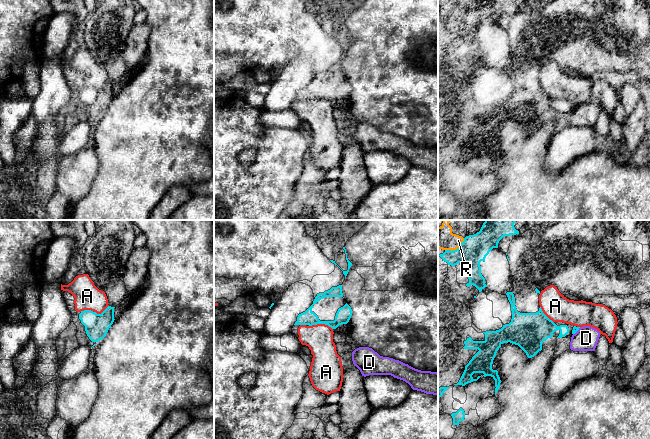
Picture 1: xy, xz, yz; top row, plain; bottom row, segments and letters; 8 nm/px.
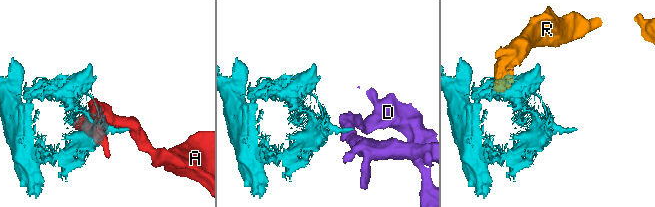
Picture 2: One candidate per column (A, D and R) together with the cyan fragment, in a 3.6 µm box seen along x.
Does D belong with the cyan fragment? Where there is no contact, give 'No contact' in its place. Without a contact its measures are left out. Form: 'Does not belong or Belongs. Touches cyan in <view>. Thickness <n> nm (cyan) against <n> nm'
Does not belong. Touches cyan in yz. Thickness 50 nm (cyan) against 190 nm

